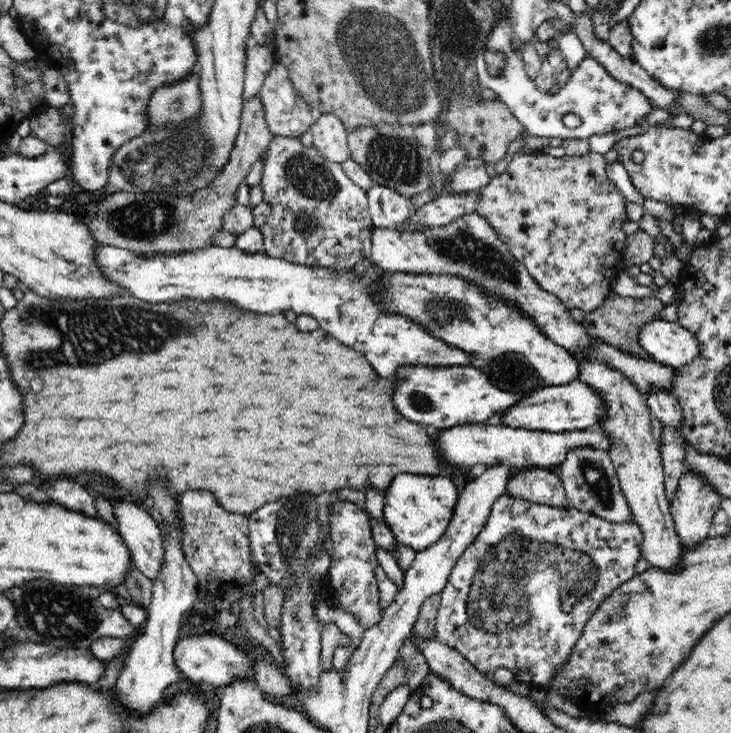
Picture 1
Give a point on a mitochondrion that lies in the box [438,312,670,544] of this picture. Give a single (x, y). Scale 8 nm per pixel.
(594, 474)

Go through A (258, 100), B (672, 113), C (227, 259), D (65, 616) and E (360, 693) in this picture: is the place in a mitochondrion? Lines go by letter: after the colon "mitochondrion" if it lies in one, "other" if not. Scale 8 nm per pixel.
A: other
B: other
C: other
D: mitochondrion
E: other

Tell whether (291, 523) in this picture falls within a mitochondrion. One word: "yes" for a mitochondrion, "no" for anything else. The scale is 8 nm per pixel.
yes

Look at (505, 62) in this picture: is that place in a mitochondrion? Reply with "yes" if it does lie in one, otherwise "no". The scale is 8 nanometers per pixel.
yes

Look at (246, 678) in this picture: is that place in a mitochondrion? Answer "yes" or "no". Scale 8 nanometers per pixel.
no

